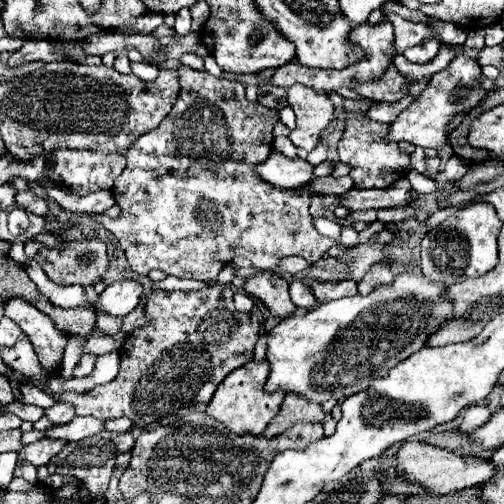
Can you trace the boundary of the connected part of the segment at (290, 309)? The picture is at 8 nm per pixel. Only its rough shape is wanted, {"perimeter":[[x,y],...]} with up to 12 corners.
{"perimeter":[[270,270],[246,278],[246,294],[262,300],[272,316],[296,312],[288,282]]}

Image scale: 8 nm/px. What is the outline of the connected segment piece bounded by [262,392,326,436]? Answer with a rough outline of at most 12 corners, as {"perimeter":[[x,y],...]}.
{"perimeter":[[304,396],[284,398],[262,436],[278,436],[294,422],[322,422],[324,410]]}

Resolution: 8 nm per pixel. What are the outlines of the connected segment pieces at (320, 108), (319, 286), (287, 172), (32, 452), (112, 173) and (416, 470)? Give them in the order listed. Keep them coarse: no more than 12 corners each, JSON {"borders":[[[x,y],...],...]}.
{"borders":[[[304,84],[286,88],[296,112],[294,146],[310,152],[330,124],[328,94]],[[354,280],[312,282],[318,302],[356,294]],[[276,150],[256,172],[282,188],[302,188],[314,180],[306,160]],[[38,440],[20,452],[20,458],[46,466],[64,450],[60,440]],[[56,150],[44,176],[80,196],[110,190],[124,154]],[[404,442],[398,464],[434,494],[484,484],[486,458]]]}

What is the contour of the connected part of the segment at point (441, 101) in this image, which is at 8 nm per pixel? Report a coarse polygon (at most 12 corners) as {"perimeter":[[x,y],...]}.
{"perimeter":[[466,54],[432,76],[388,140],[444,150],[448,124],[486,96]]}

